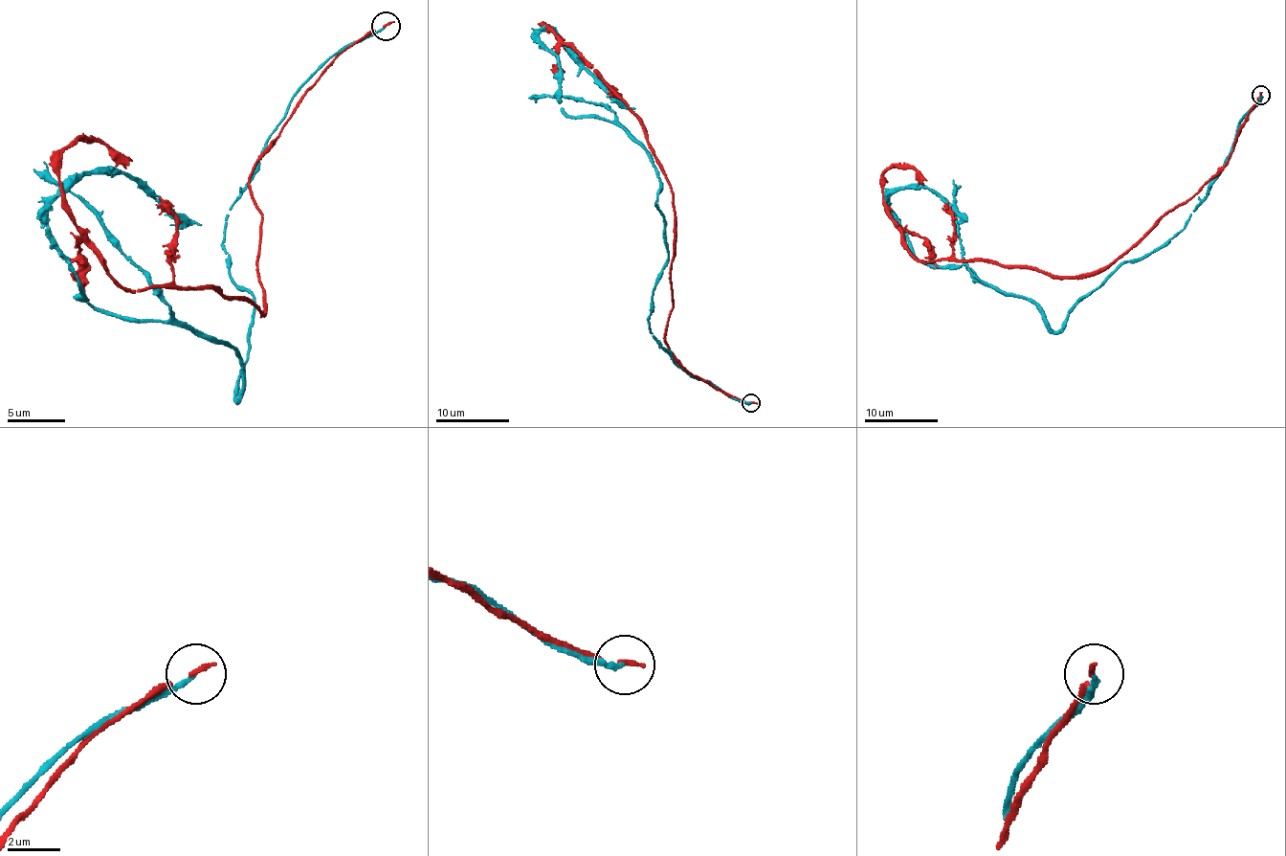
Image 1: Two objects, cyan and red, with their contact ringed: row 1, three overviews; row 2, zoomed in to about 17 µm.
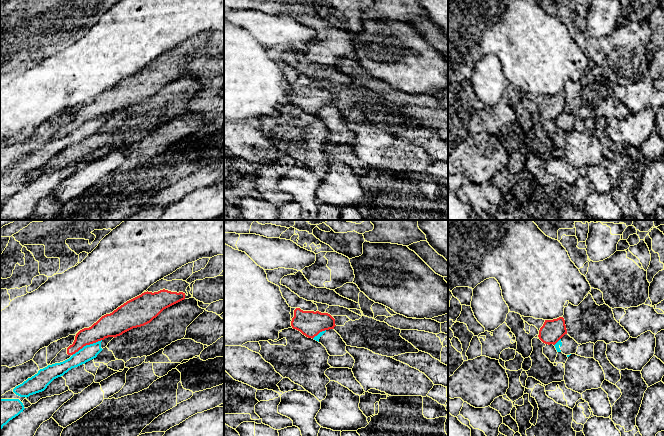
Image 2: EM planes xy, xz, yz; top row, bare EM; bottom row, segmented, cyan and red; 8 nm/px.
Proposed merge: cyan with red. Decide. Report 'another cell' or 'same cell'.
another cell

